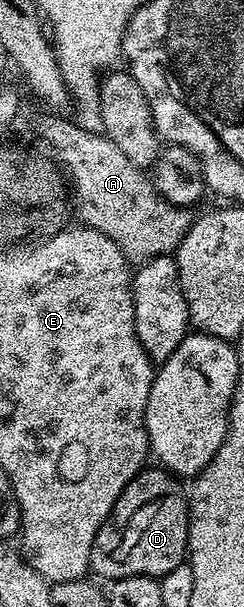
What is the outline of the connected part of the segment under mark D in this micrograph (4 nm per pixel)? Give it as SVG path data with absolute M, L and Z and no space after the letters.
M144 468L121 492L111 514L101 524L91 549L91 570L106 580L149 576L164 578L187 558L189 498L180 479L165 469Z

